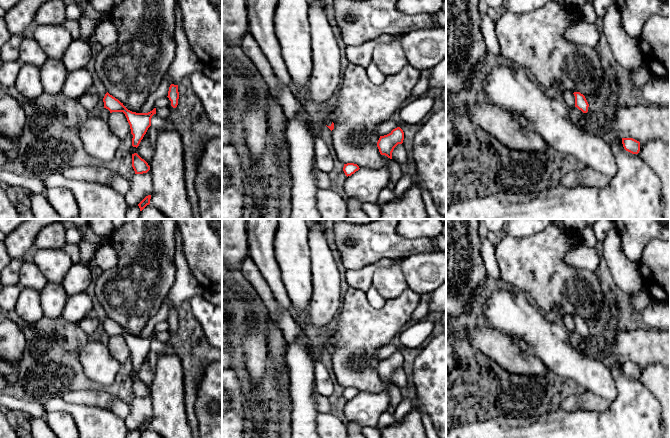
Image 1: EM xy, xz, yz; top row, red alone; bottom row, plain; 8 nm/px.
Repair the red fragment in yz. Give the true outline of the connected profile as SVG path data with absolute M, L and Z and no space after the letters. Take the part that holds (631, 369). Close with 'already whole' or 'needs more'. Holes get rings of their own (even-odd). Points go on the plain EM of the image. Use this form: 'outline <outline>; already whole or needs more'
outline M622 362L622 368L624 373L632 378L638 378L640 375L640 366L633 362Z; already whole

